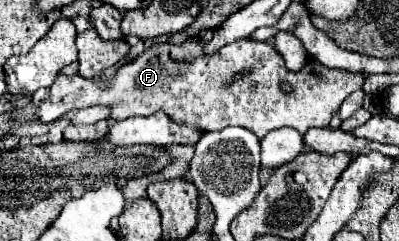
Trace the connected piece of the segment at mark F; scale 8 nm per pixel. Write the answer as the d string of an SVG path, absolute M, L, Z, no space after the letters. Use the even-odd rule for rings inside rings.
M204 36L188 38L186 42L180 44L180 52L172 52L172 44L152 44L146 52L142 52L136 60L118 64L116 72L112 76L98 76L98 78L82 78L80 74L66 76L58 74L54 84L50 86L50 96L42 100L36 110L34 110L34 120L48 124L54 122L56 118L64 116L70 110L76 108L88 108L88 106L108 106L110 108L110 118L112 120L126 120L130 116L150 116L158 110L168 114L168 118L176 124L186 124L186 126L198 126L202 132L210 130L222 130L226 126L242 126L252 130L258 138L264 138L270 130L276 128L296 128L300 134L306 134L310 128L326 128L332 114L338 110L342 100L356 92L362 90L366 82L366 74L360 72L348 72L348 70L338 70L338 68L326 68L322 66L316 58L308 58L302 70L290 72L286 64L282 62L282 56L270 42L258 42L252 38L242 38L232 44L222 46L214 54L204 52ZM256 84L260 88L258 94L250 94L248 86ZM282 84L290 84L290 92L282 90Z

